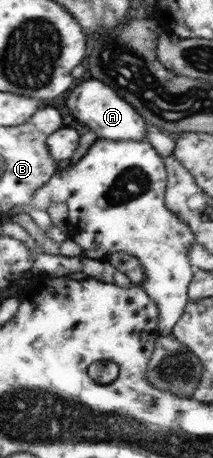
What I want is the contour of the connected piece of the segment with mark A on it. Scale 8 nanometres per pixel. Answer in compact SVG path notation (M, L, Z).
M86 80L82 84L78 82L76 88L69 91L66 106L70 114L84 122L94 134L98 134L98 138L112 141L142 141L146 137L148 129L138 111L112 88L98 80Z

